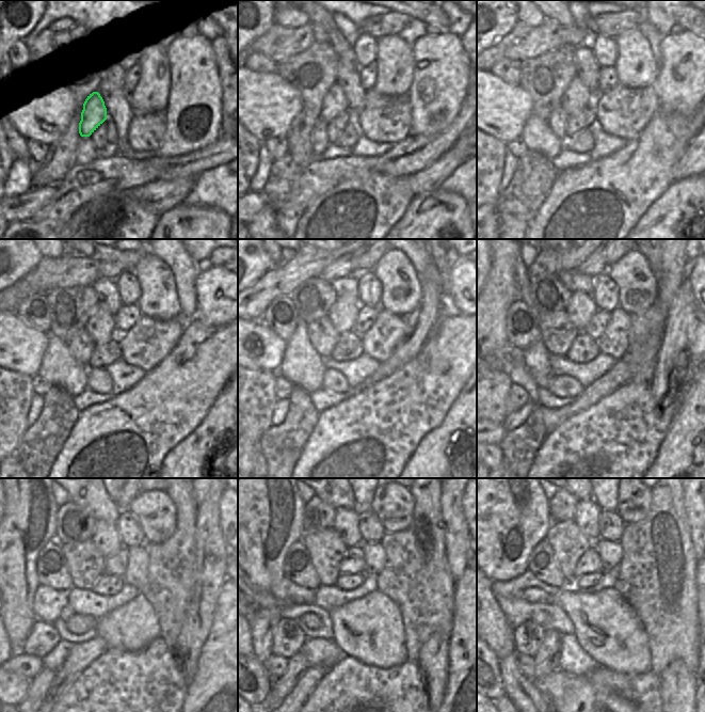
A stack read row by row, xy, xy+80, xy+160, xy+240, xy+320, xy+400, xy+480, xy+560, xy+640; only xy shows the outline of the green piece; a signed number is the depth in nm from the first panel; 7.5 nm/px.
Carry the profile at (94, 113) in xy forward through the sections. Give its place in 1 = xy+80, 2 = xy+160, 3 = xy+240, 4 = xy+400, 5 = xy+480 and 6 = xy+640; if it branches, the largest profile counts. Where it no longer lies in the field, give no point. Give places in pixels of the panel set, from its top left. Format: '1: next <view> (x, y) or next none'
1: next xy+80 (334, 104)
2: next xy+160 (577, 96)
3: next xy+240 (100, 326)
4: next xy+400 (581, 306)
5: next xy+480 (106, 537)
6: next xy+640 (587, 513)

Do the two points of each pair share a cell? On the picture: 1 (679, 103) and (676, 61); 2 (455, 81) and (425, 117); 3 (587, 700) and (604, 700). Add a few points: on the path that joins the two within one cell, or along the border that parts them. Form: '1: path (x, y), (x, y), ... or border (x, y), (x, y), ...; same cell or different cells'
1: path (679, 92), (679, 72); same cell
2: path (447, 90), (435, 101), (432, 109); same cell
3: path (591, 700), (599, 700); same cell

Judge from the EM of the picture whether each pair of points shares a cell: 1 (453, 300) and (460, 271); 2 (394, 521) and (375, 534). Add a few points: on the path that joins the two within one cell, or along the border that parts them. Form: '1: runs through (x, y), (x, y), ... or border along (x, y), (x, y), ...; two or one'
1: runs through (460, 293), (460, 279); one
2: border along (370, 510), (377, 516), (385, 532); two

